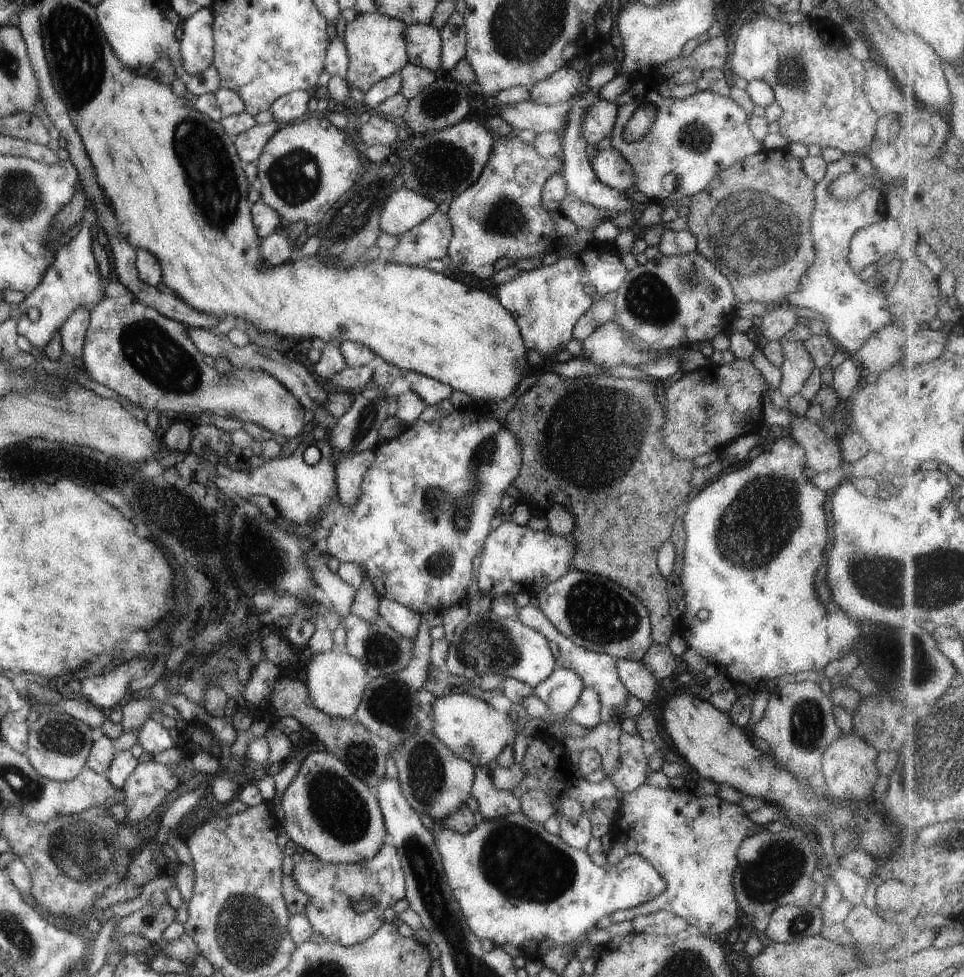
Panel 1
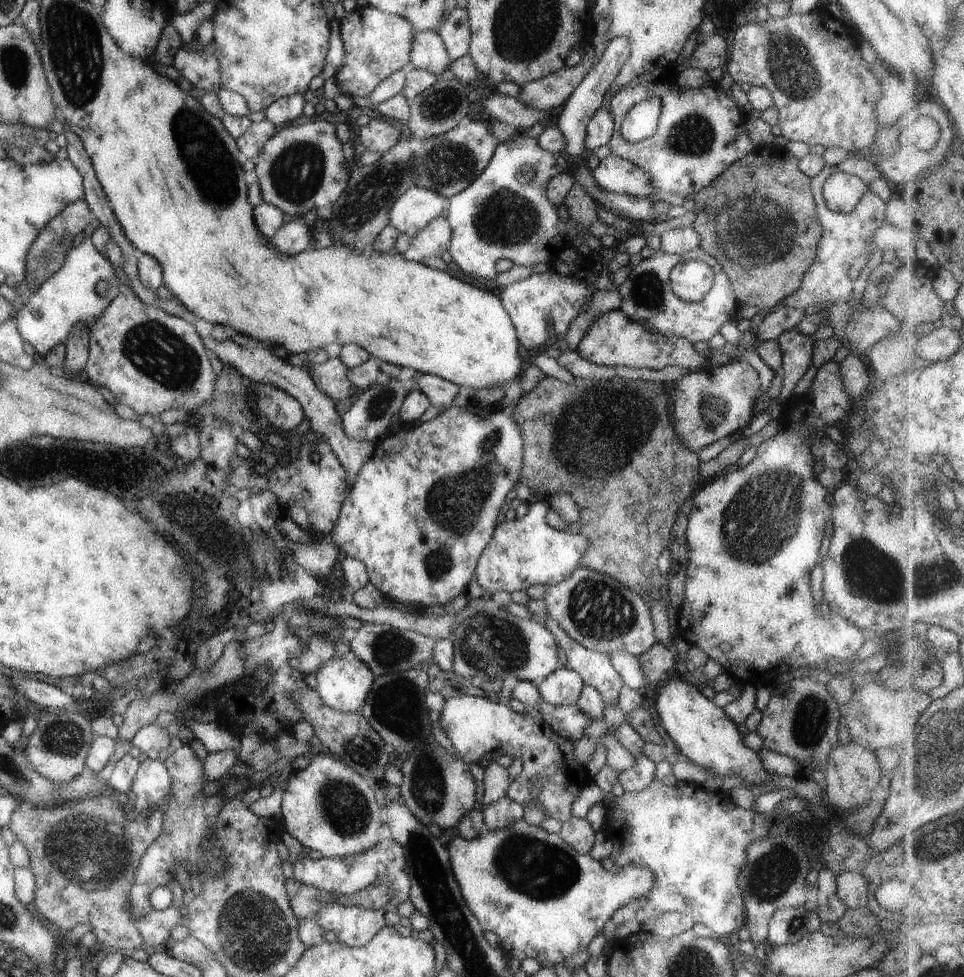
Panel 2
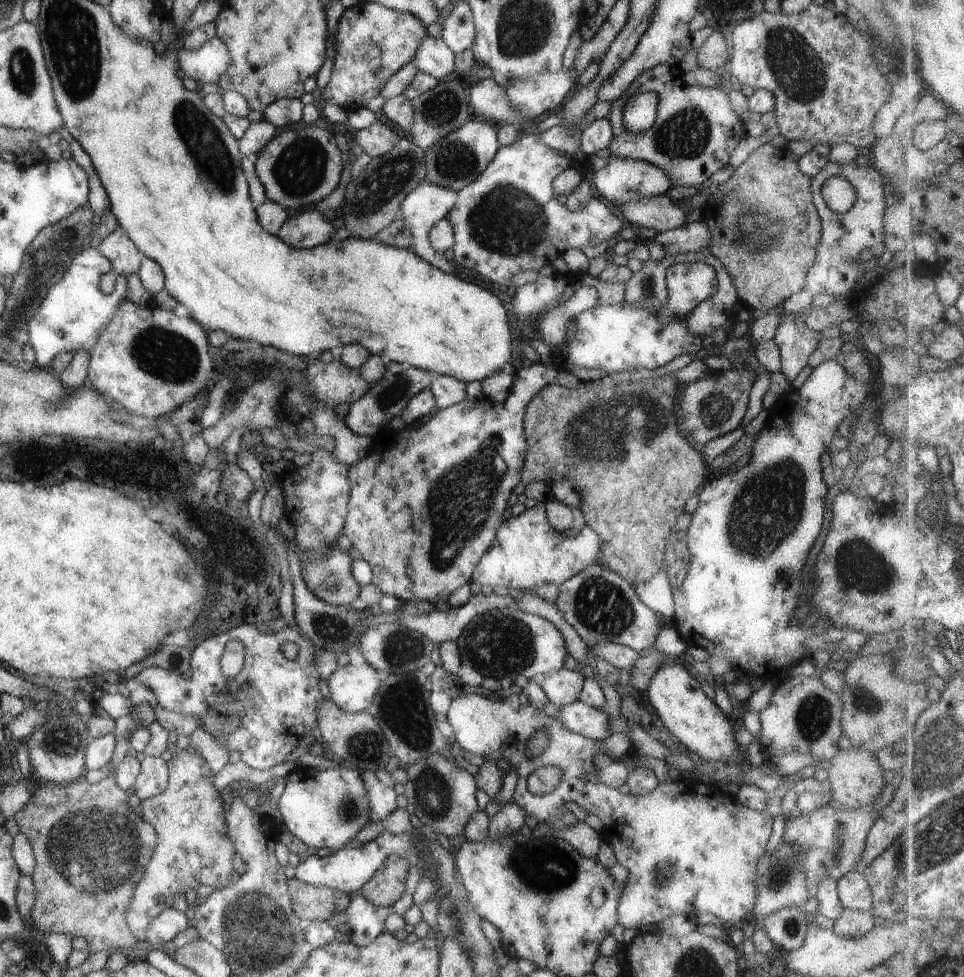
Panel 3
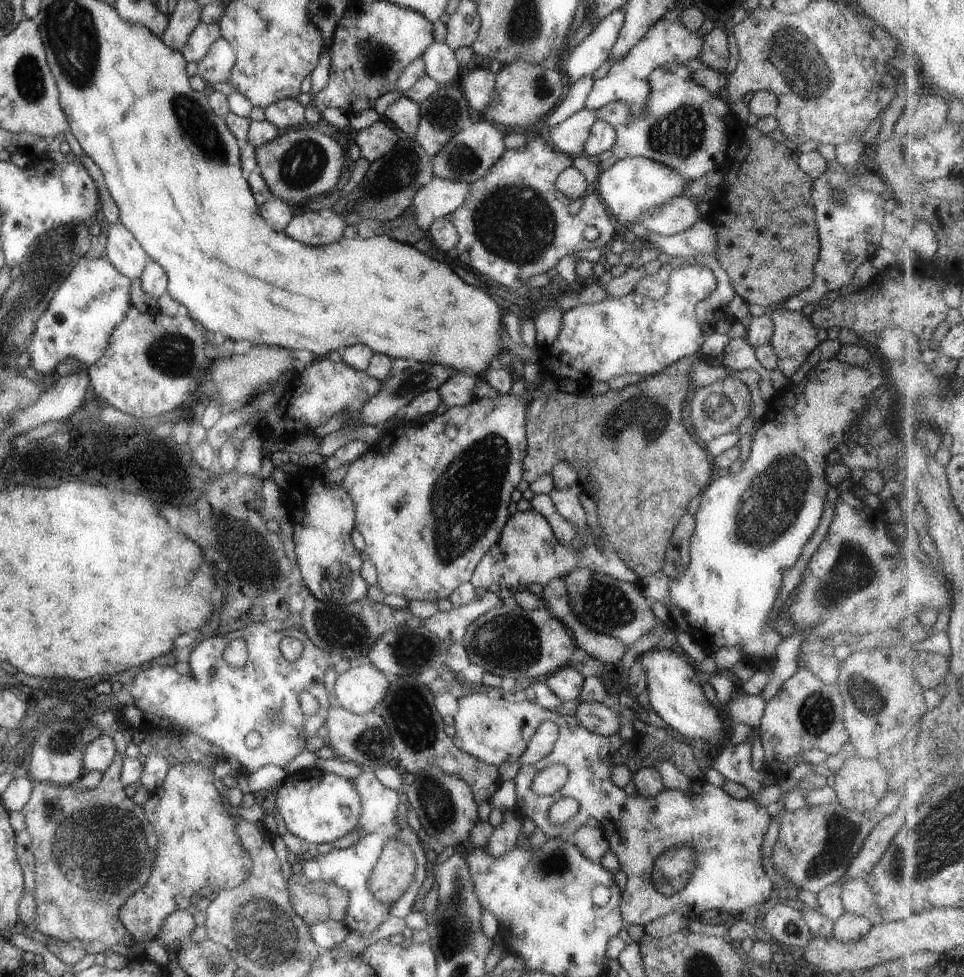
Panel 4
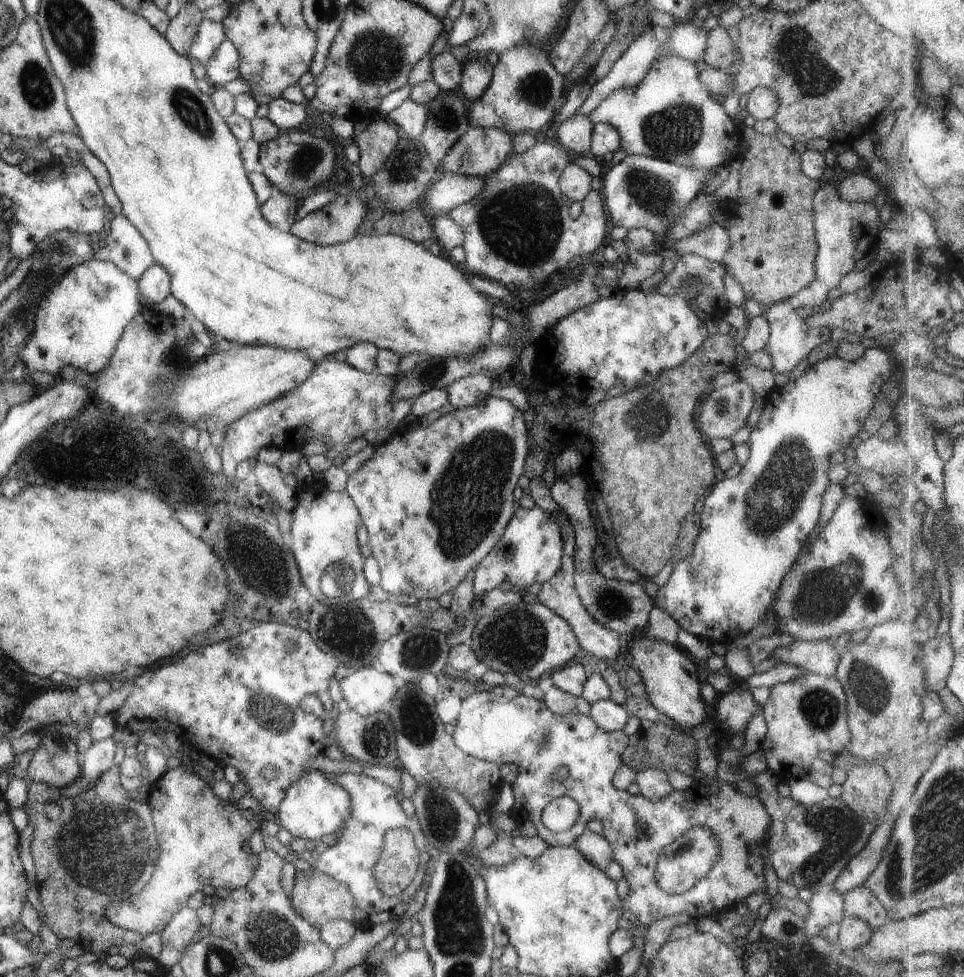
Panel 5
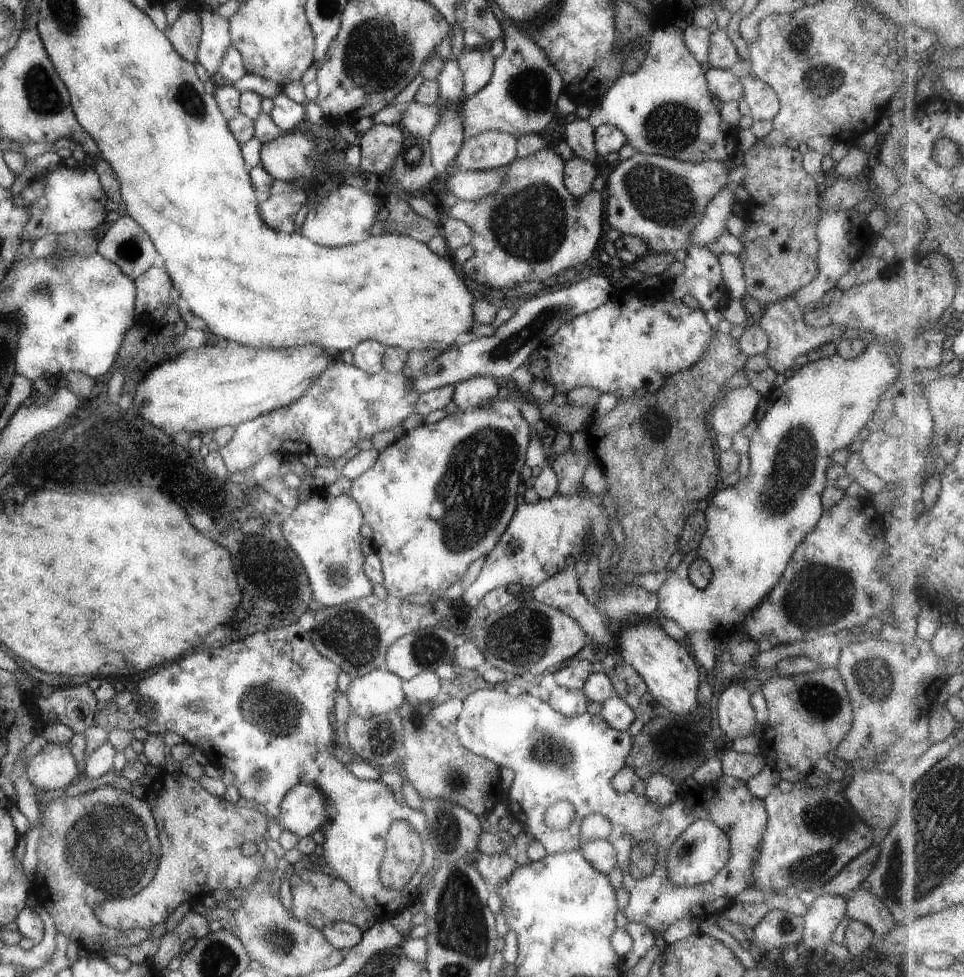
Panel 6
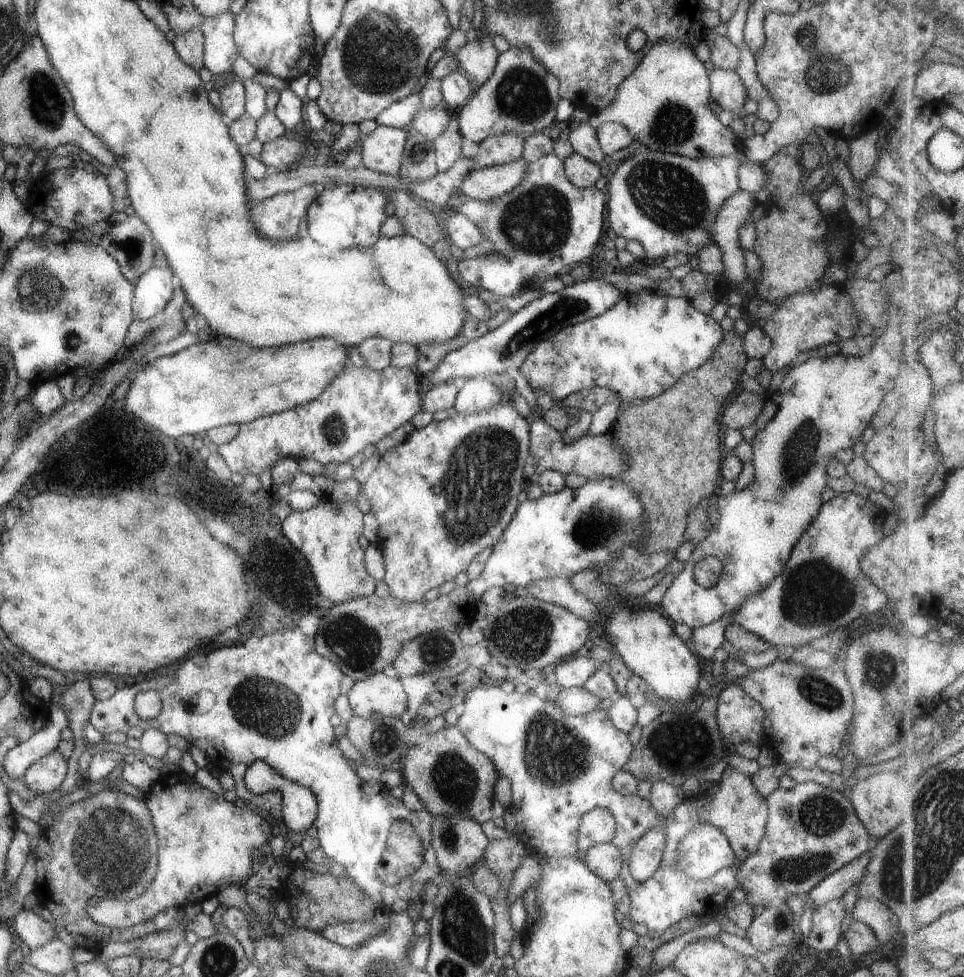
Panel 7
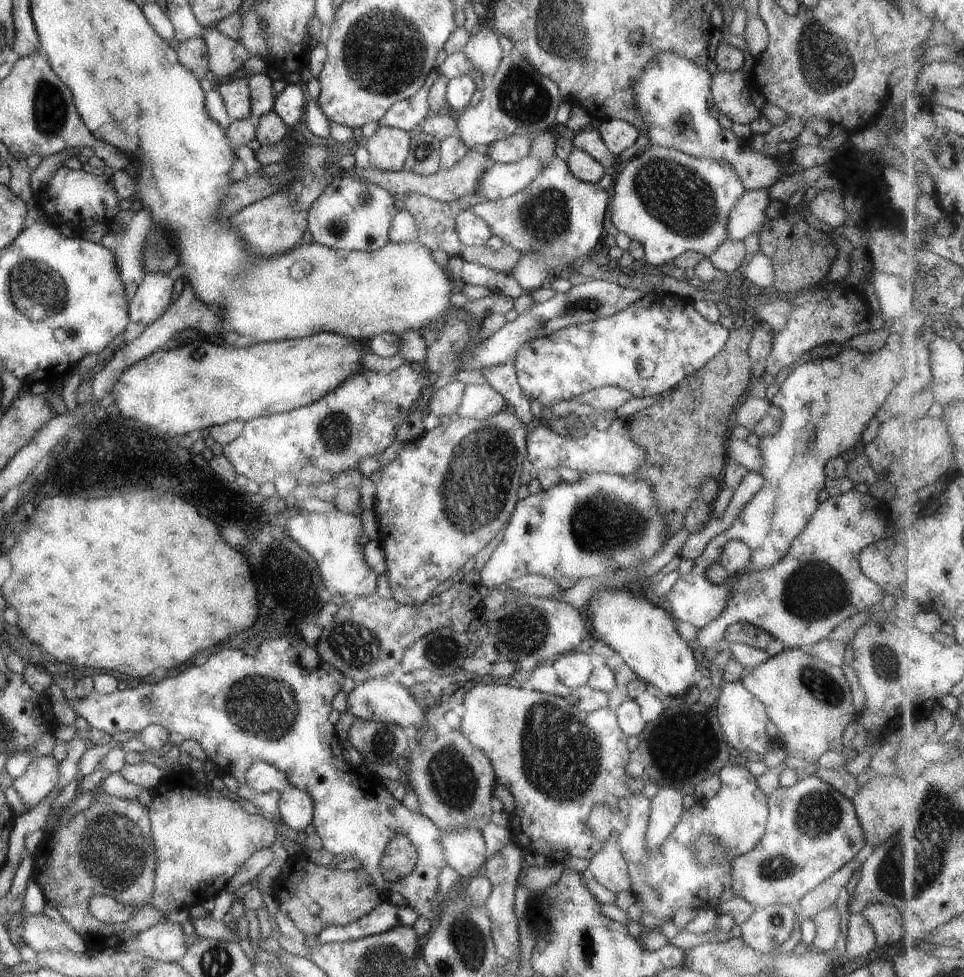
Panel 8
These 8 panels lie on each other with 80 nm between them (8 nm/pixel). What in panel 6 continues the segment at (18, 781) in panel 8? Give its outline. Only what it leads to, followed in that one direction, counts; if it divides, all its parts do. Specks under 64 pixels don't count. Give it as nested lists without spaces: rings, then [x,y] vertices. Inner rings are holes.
[[[49,741],[25,767],[27,780],[41,791],[63,788],[81,777],[77,764],[67,745]]]

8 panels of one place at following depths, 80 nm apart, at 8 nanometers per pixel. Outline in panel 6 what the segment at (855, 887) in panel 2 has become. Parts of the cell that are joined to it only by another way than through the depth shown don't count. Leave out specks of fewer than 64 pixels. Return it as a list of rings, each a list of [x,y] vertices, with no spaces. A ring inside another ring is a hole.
[[[861,888],[855,890],[852,898],[847,898],[845,918],[859,921],[867,925],[872,932],[873,945],[877,945],[881,937],[895,924],[891,913],[874,894]]]

